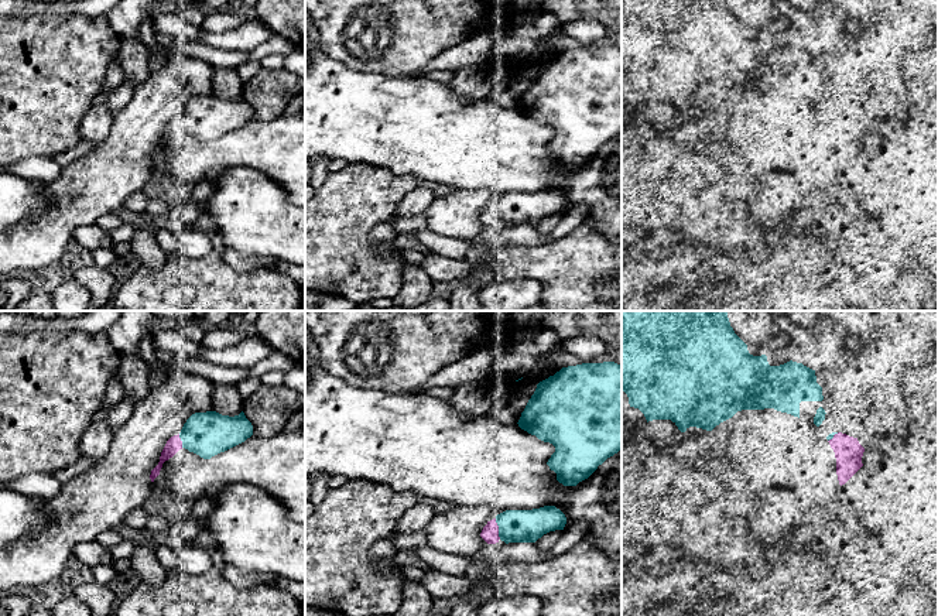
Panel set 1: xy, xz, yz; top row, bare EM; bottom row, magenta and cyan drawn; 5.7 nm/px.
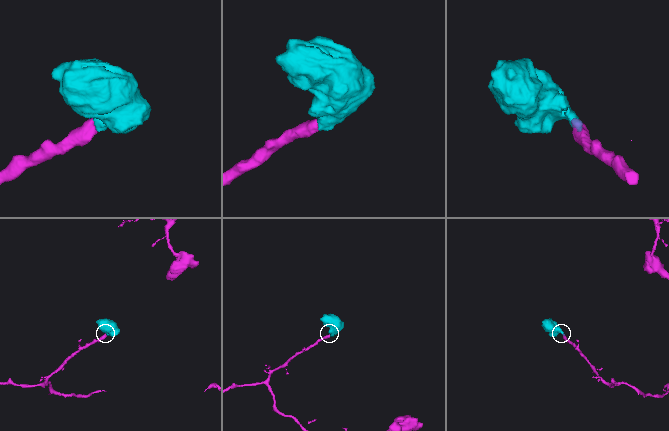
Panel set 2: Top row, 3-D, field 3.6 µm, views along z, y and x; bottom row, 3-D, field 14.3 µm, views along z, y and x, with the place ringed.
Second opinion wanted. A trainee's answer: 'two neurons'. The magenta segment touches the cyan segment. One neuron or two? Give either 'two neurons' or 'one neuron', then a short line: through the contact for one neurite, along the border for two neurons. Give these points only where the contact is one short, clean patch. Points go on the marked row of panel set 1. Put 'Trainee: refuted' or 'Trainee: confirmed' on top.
Trainee: refuted
one neuron

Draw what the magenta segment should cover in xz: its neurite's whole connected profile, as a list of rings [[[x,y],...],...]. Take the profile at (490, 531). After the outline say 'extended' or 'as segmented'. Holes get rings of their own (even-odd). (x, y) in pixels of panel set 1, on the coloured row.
[[[544,506],[533,510],[506,510],[487,521],[480,537],[487,544],[500,540],[509,543],[535,543],[544,534],[564,530],[565,514],[555,506]]] | extended

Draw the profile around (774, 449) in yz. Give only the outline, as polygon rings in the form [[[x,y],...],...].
[[[774,408],[737,411],[733,422],[735,430],[726,448],[728,458],[730,465],[746,475],[750,492],[788,487],[801,494],[807,506],[824,506],[839,500],[835,452],[814,422]]]

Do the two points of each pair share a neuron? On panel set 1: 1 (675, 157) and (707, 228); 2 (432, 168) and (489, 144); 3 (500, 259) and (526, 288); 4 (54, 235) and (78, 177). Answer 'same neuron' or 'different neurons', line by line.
1: same neuron
2: same neuron
3: different neurons
4: same neuron

